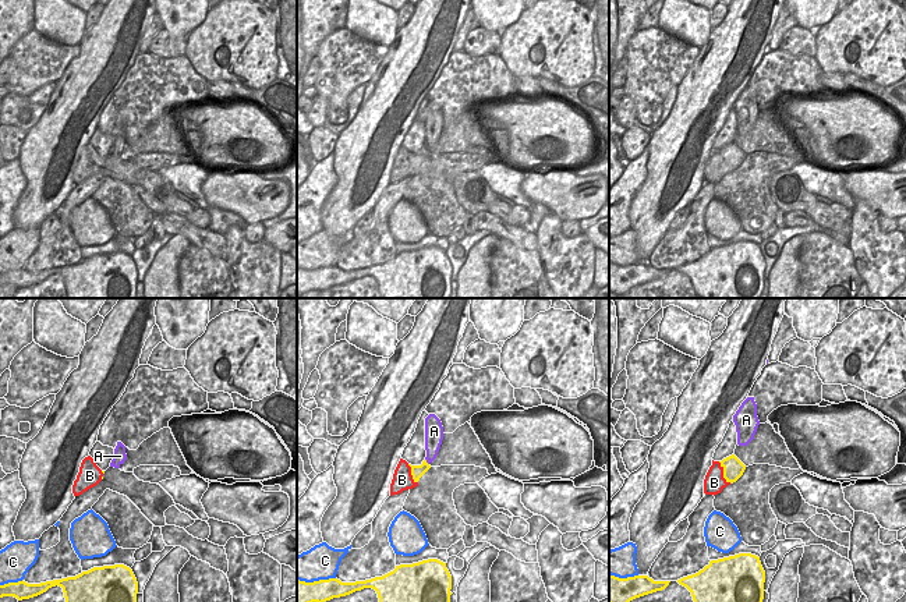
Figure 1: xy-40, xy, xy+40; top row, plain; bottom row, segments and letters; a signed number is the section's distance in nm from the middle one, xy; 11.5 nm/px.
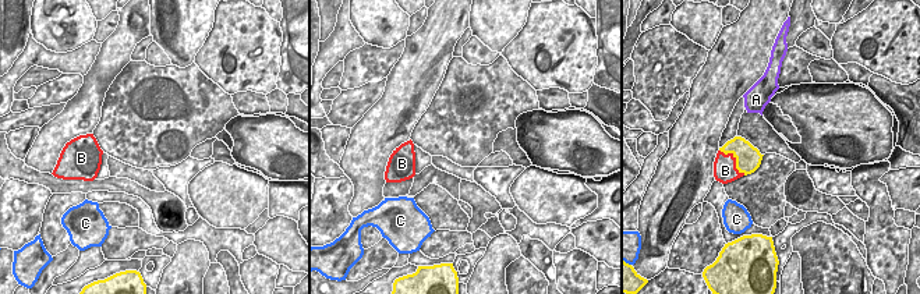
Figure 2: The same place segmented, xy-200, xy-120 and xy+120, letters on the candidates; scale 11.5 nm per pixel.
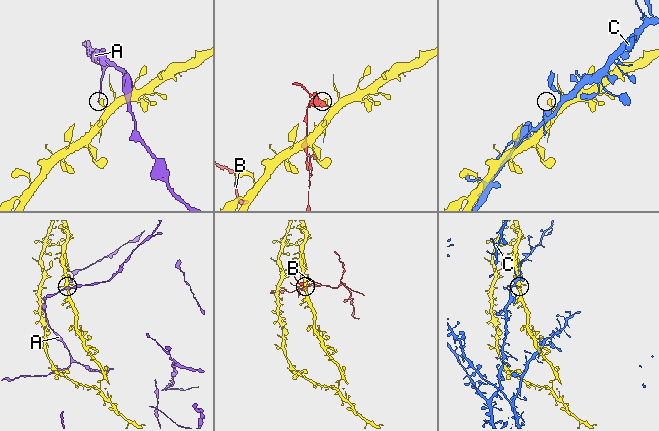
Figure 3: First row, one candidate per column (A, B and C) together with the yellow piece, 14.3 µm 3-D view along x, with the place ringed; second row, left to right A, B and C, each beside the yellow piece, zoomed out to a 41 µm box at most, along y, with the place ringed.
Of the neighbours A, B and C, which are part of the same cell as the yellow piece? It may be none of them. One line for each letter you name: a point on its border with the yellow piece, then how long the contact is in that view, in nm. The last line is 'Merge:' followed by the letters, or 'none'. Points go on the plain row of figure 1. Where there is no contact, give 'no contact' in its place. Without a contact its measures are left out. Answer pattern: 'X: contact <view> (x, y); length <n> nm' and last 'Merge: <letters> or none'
Merge: none

